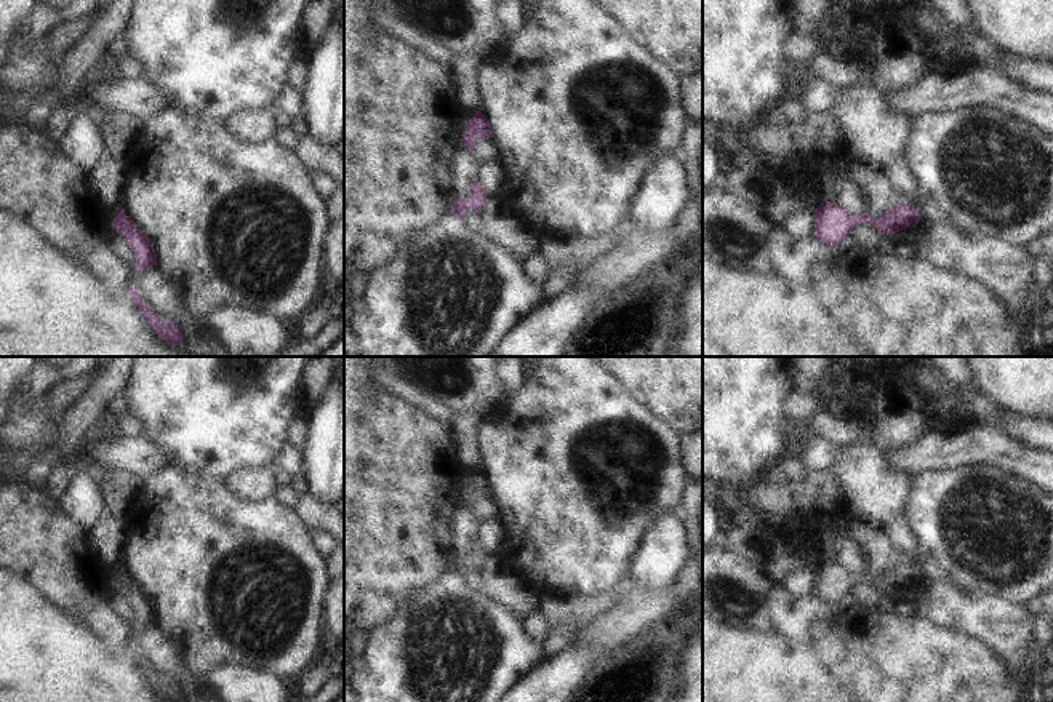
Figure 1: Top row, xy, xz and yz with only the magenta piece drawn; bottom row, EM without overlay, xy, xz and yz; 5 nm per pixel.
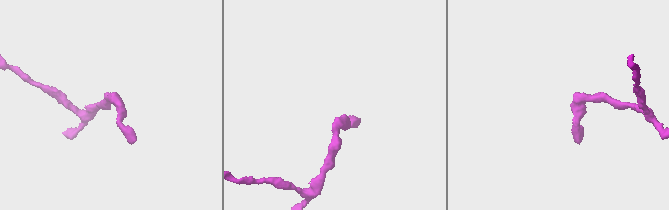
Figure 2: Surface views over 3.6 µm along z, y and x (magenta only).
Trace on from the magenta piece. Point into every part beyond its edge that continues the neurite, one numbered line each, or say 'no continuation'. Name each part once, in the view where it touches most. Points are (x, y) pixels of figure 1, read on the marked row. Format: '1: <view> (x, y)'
no continuation.

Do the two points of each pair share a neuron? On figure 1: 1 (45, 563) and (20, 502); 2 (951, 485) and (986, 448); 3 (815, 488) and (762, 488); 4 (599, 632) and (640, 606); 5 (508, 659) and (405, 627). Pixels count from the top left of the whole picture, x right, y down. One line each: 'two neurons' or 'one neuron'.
1: one neuron
2: two neurons
3: one neuron
4: one neuron
5: one neuron

